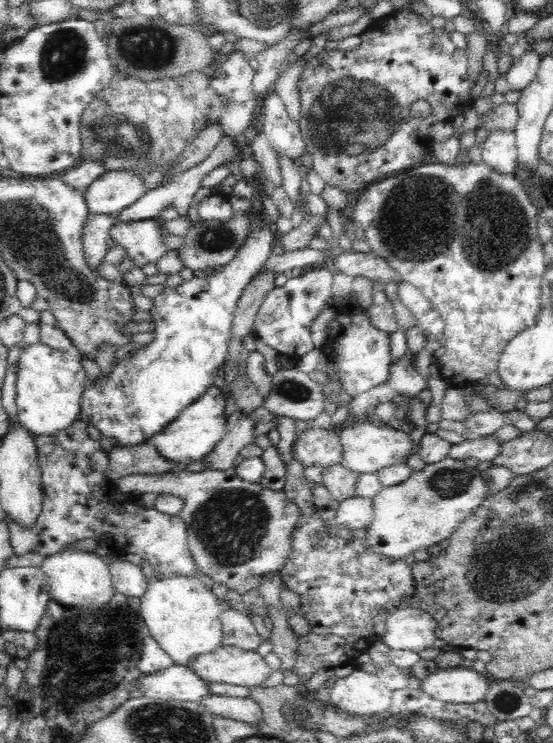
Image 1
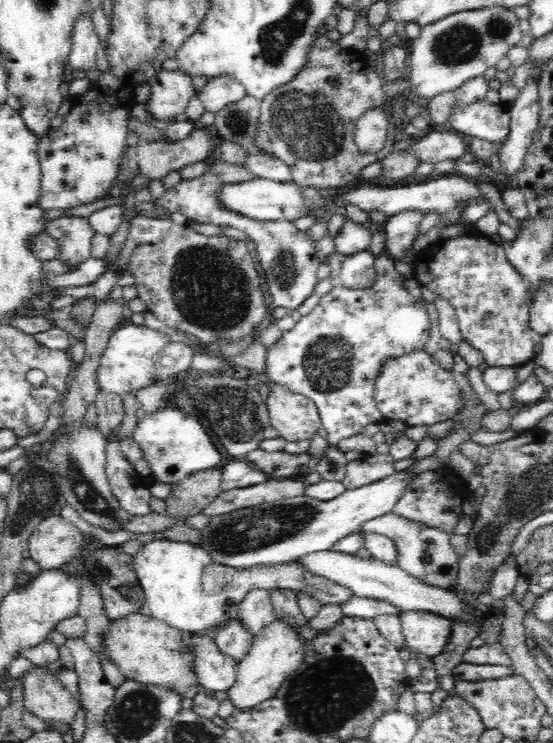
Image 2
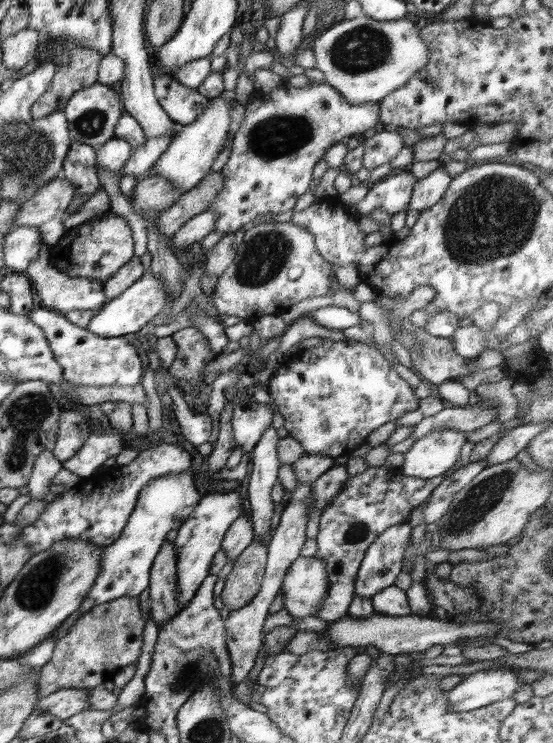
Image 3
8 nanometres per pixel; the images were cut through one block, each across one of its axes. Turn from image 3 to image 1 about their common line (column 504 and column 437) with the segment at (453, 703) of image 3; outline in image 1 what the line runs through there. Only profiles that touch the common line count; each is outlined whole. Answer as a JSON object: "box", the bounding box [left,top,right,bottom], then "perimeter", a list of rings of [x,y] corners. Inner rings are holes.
{"box":[421,668,490,704],"perimeter":[[[472,668],[436,669],[421,681],[421,689],[435,700],[452,704],[475,704],[486,699],[490,679]]]}

